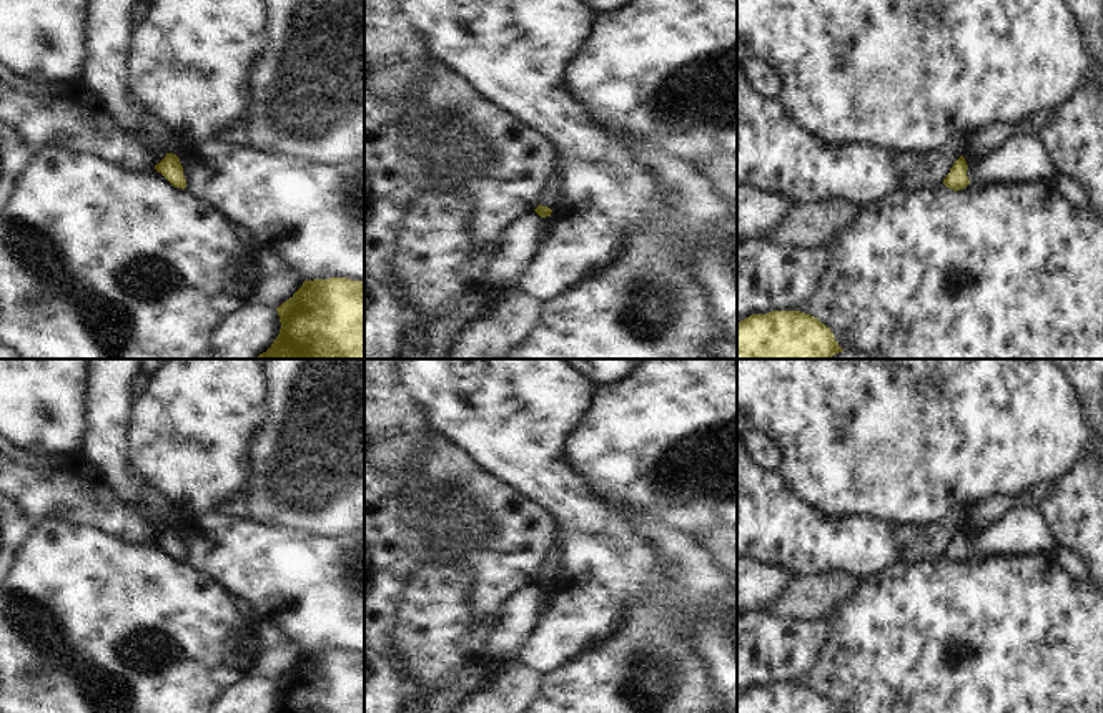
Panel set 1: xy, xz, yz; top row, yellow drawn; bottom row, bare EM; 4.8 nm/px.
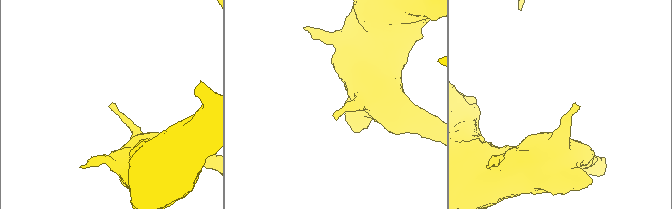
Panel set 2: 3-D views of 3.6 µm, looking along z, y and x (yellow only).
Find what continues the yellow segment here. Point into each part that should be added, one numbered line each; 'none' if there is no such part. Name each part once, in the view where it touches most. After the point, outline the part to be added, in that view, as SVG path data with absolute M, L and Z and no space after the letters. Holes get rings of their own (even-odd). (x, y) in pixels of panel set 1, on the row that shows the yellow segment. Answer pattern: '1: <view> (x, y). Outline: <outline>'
none

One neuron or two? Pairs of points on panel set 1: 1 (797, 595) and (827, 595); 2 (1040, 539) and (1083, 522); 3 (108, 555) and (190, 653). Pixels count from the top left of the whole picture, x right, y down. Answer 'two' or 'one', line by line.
1: one
2: two
3: one

